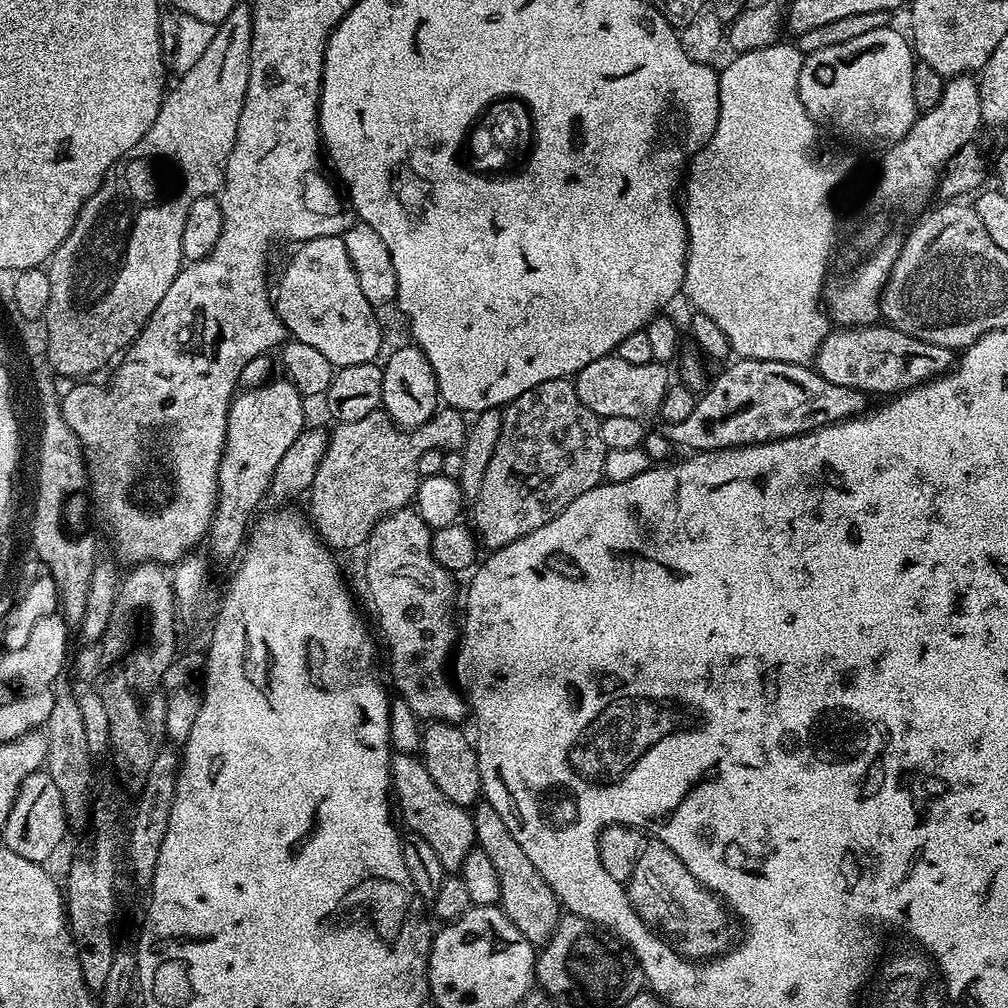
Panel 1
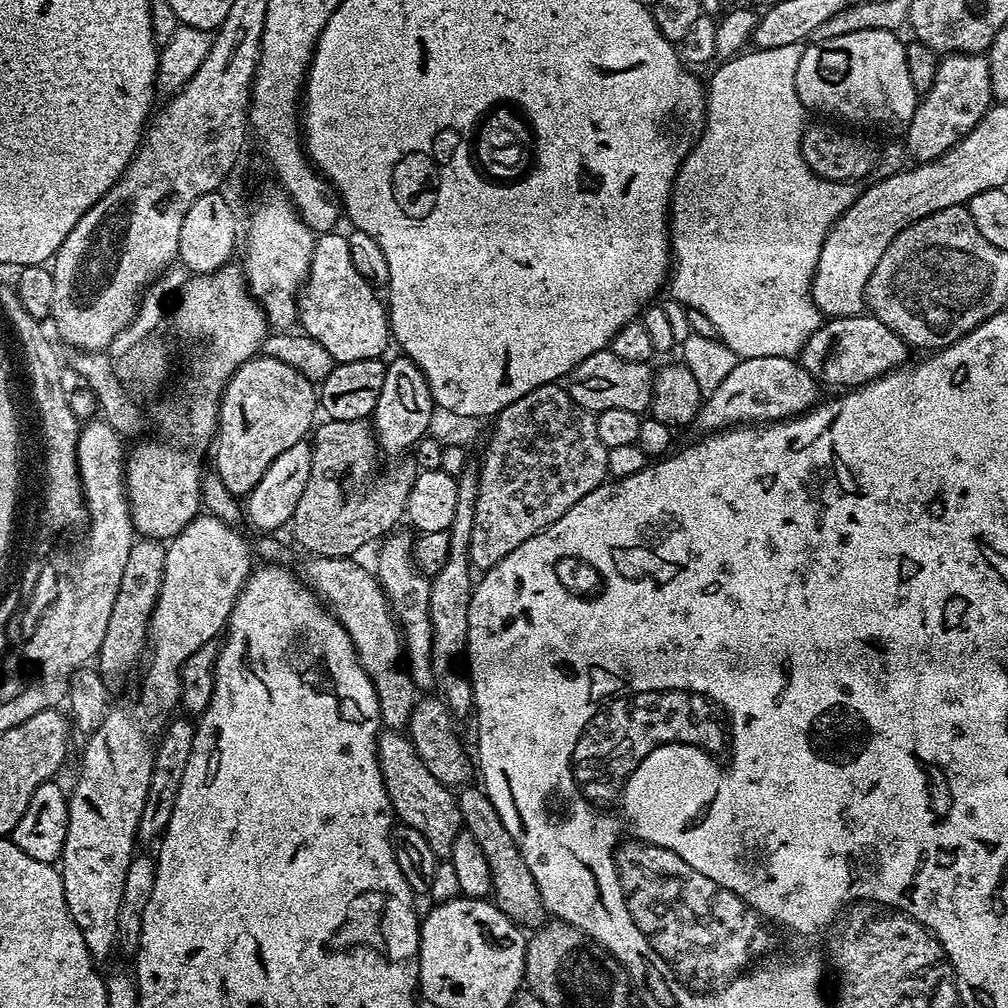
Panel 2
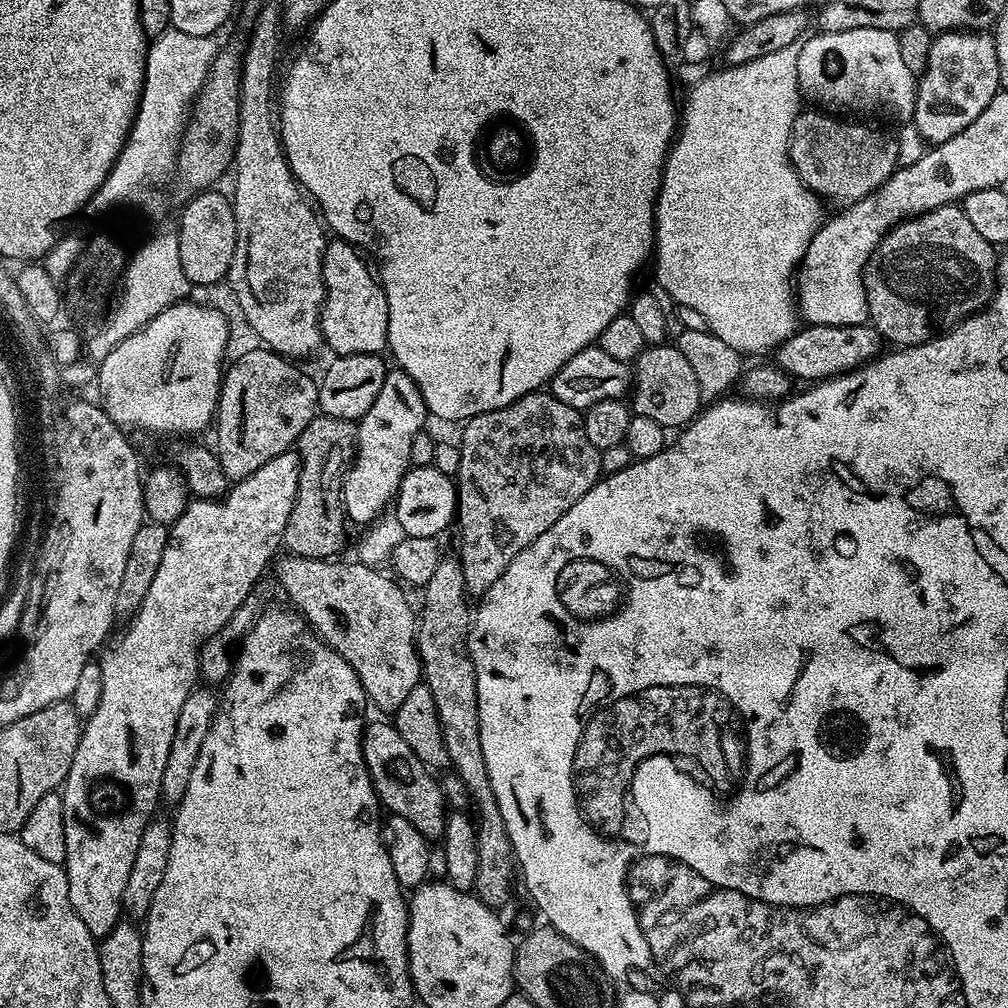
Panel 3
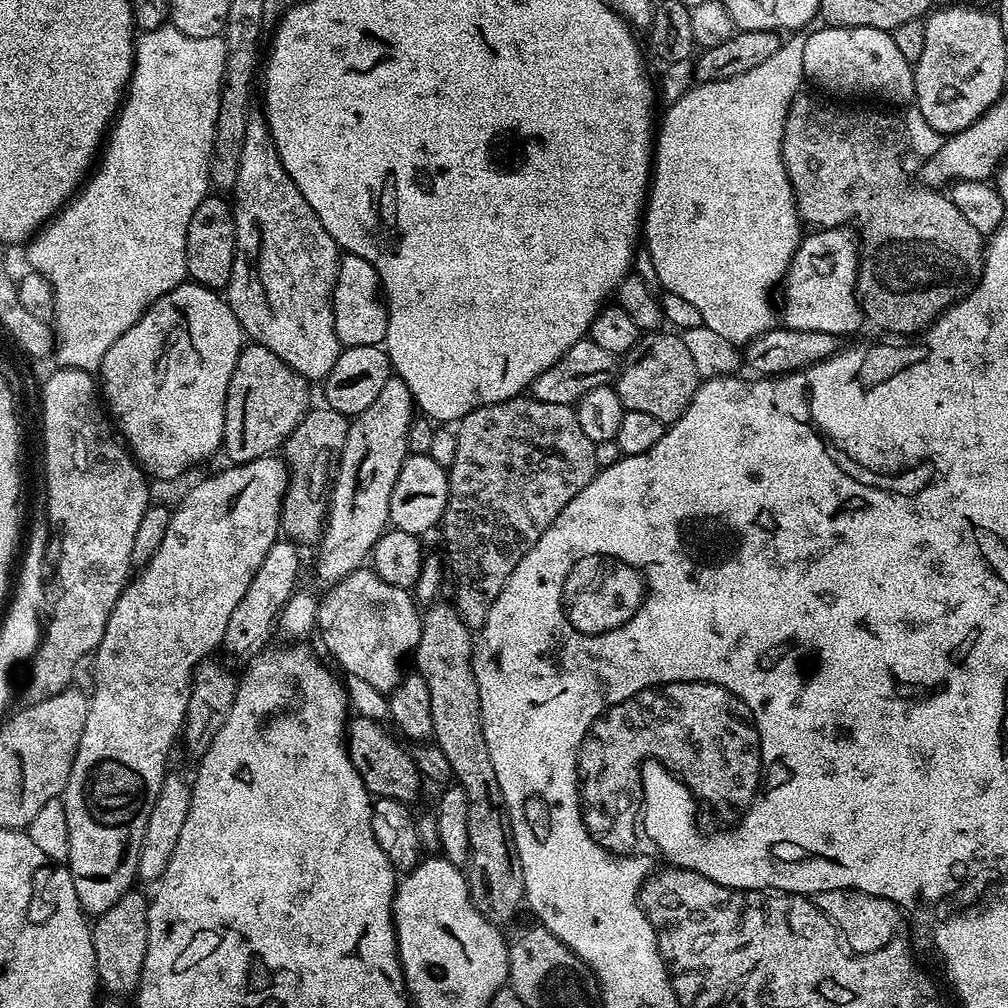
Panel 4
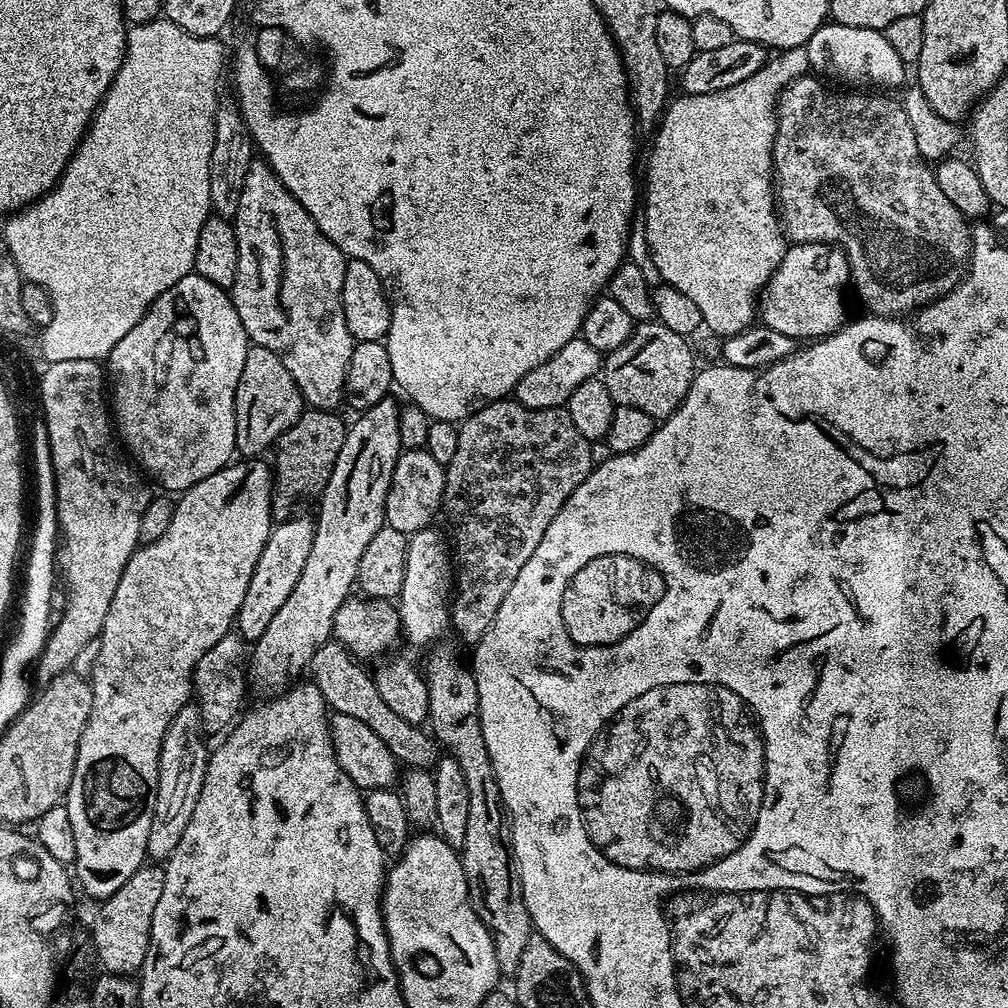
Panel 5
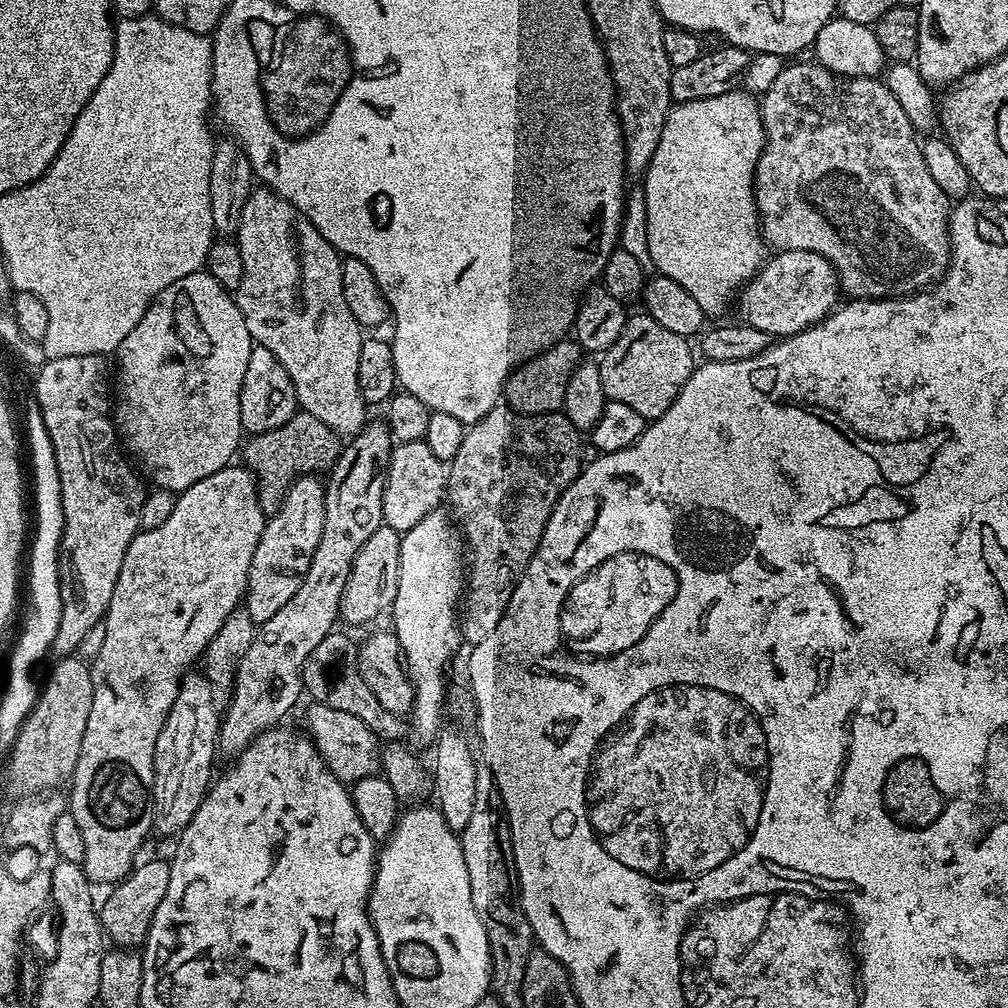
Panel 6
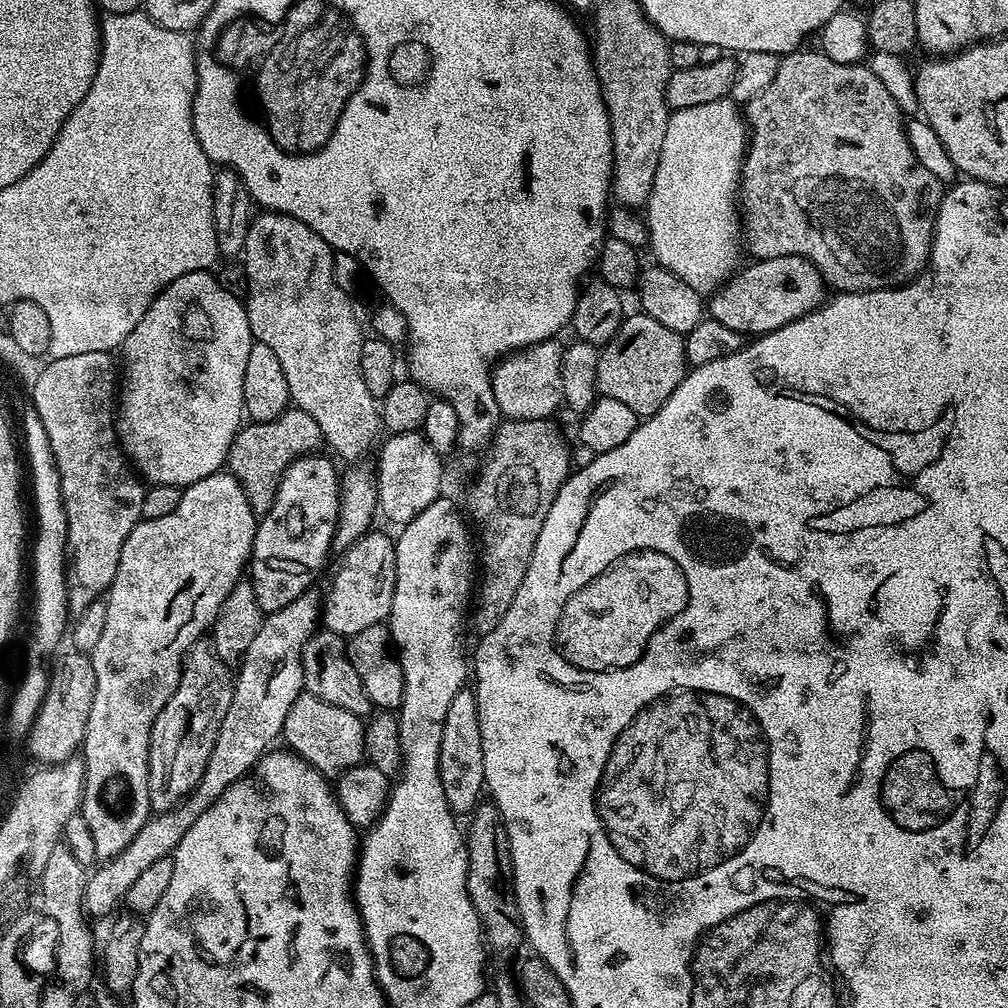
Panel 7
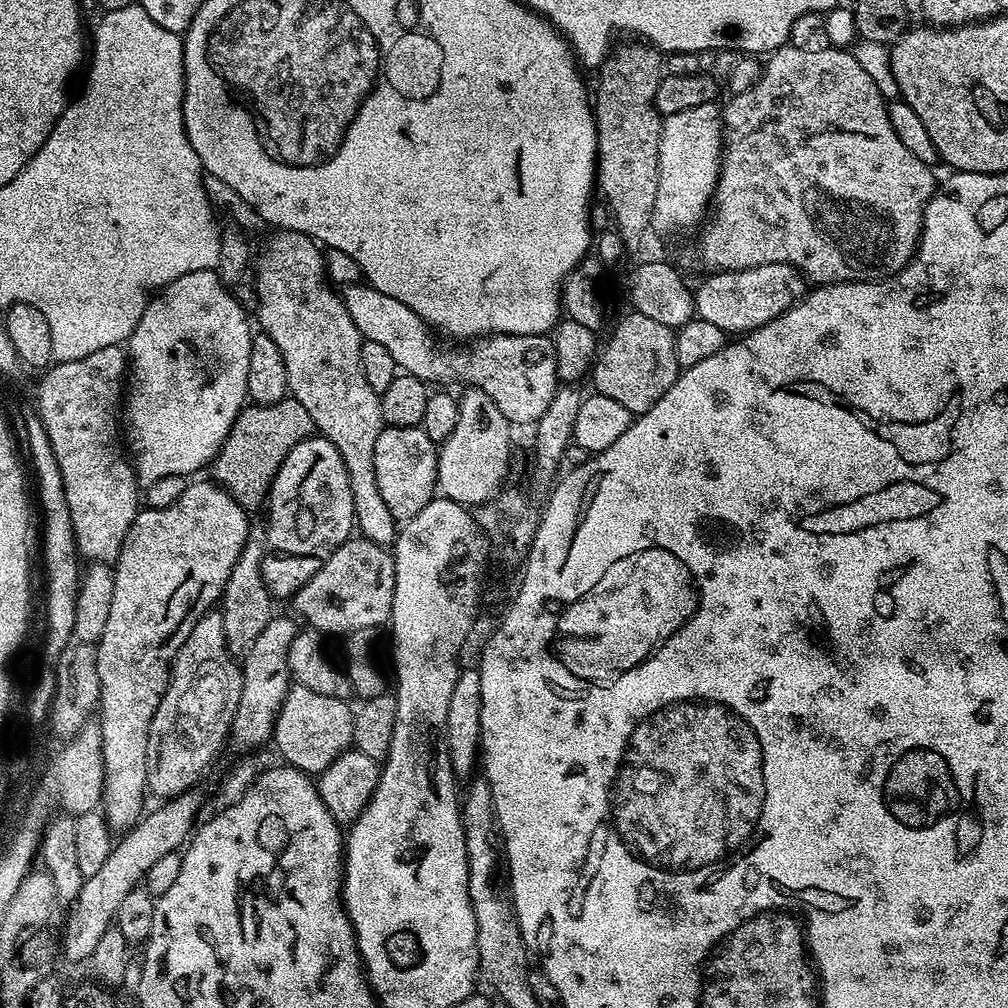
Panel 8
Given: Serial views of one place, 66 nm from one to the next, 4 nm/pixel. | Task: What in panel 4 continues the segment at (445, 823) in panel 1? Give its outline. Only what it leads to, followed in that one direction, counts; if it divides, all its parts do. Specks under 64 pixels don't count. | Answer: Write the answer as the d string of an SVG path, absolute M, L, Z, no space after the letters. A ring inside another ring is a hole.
M353 715L346 725L346 739L348 753L354 770L362 778L366 790L373 797L385 800L402 800L412 802L420 792L422 777L412 761L412 753L403 748L390 733L384 729L385 725L378 720L371 720L365 716Z

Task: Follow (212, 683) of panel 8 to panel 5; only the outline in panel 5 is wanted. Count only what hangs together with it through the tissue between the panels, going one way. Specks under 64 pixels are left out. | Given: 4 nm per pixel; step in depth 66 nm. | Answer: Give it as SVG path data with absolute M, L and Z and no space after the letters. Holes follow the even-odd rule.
M187 704L171 720L159 750L158 790L154 804L154 817L147 834L147 857L154 862L167 861L172 856L190 817L205 780L205 768L210 755L201 726L199 709Z

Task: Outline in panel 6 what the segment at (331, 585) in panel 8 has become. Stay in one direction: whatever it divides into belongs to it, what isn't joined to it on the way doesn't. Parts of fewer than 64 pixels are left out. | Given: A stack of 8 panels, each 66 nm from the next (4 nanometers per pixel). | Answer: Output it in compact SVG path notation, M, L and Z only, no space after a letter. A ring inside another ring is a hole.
M382 526L370 534L362 550L352 563L350 574L346 578L344 593L340 599L340 620L348 624L364 624L375 616L389 611L398 594L398 566L400 565L401 533L393 528Z

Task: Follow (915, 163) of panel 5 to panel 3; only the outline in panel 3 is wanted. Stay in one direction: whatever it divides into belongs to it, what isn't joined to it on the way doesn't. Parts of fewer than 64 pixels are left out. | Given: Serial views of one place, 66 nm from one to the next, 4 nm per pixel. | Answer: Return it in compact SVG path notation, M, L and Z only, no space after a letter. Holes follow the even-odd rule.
M804 110L796 117L788 143L788 156L797 174L800 175L802 183L810 191L815 192L821 201L828 203L829 200L830 203L836 204L835 206L856 204L871 192L875 192L877 188L881 188L892 177L898 167L899 143L892 136L890 138L886 133L879 132L878 129L871 128L868 124L839 124L832 117L835 115L824 110L816 111L820 112ZM959 203L901 220L885 234L864 268L868 319L892 346L924 344L992 299L997 267L997 249L974 230Z

